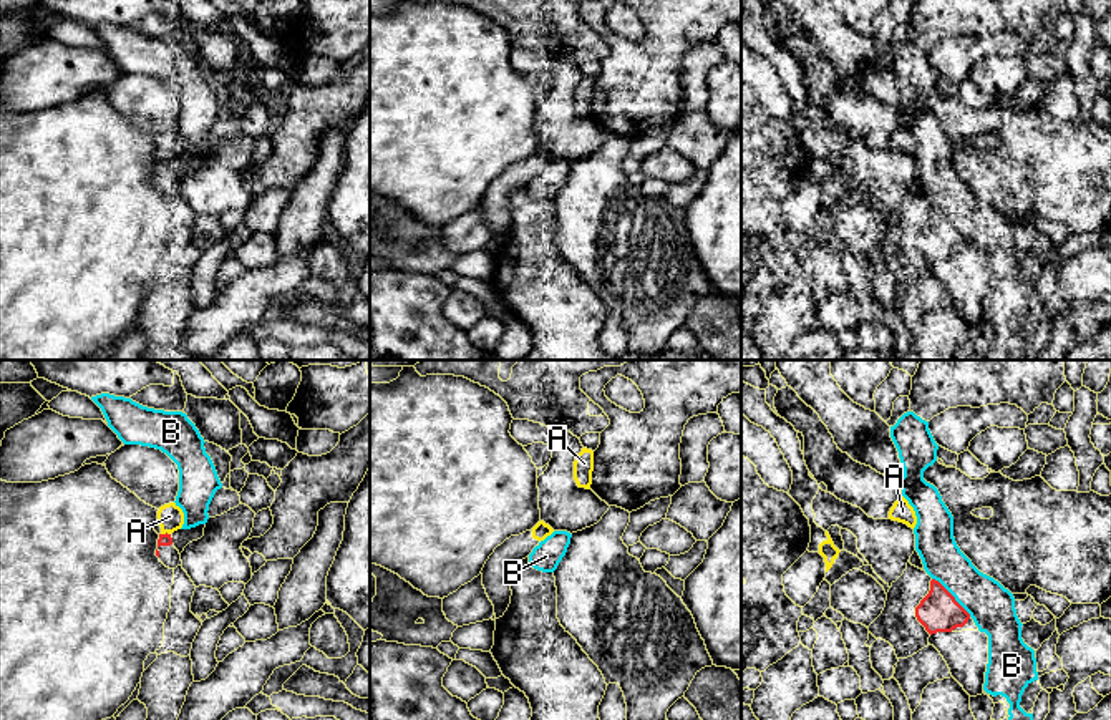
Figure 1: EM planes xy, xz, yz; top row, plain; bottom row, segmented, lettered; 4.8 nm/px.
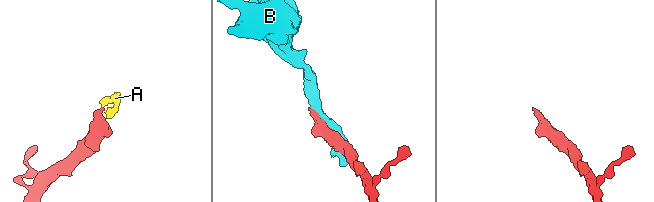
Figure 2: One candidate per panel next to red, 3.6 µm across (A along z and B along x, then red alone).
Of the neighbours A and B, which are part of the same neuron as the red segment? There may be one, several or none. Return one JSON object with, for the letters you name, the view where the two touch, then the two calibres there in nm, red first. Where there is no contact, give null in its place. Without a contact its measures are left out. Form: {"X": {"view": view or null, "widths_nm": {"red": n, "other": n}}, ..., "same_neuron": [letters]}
{"same_neuron": []}

